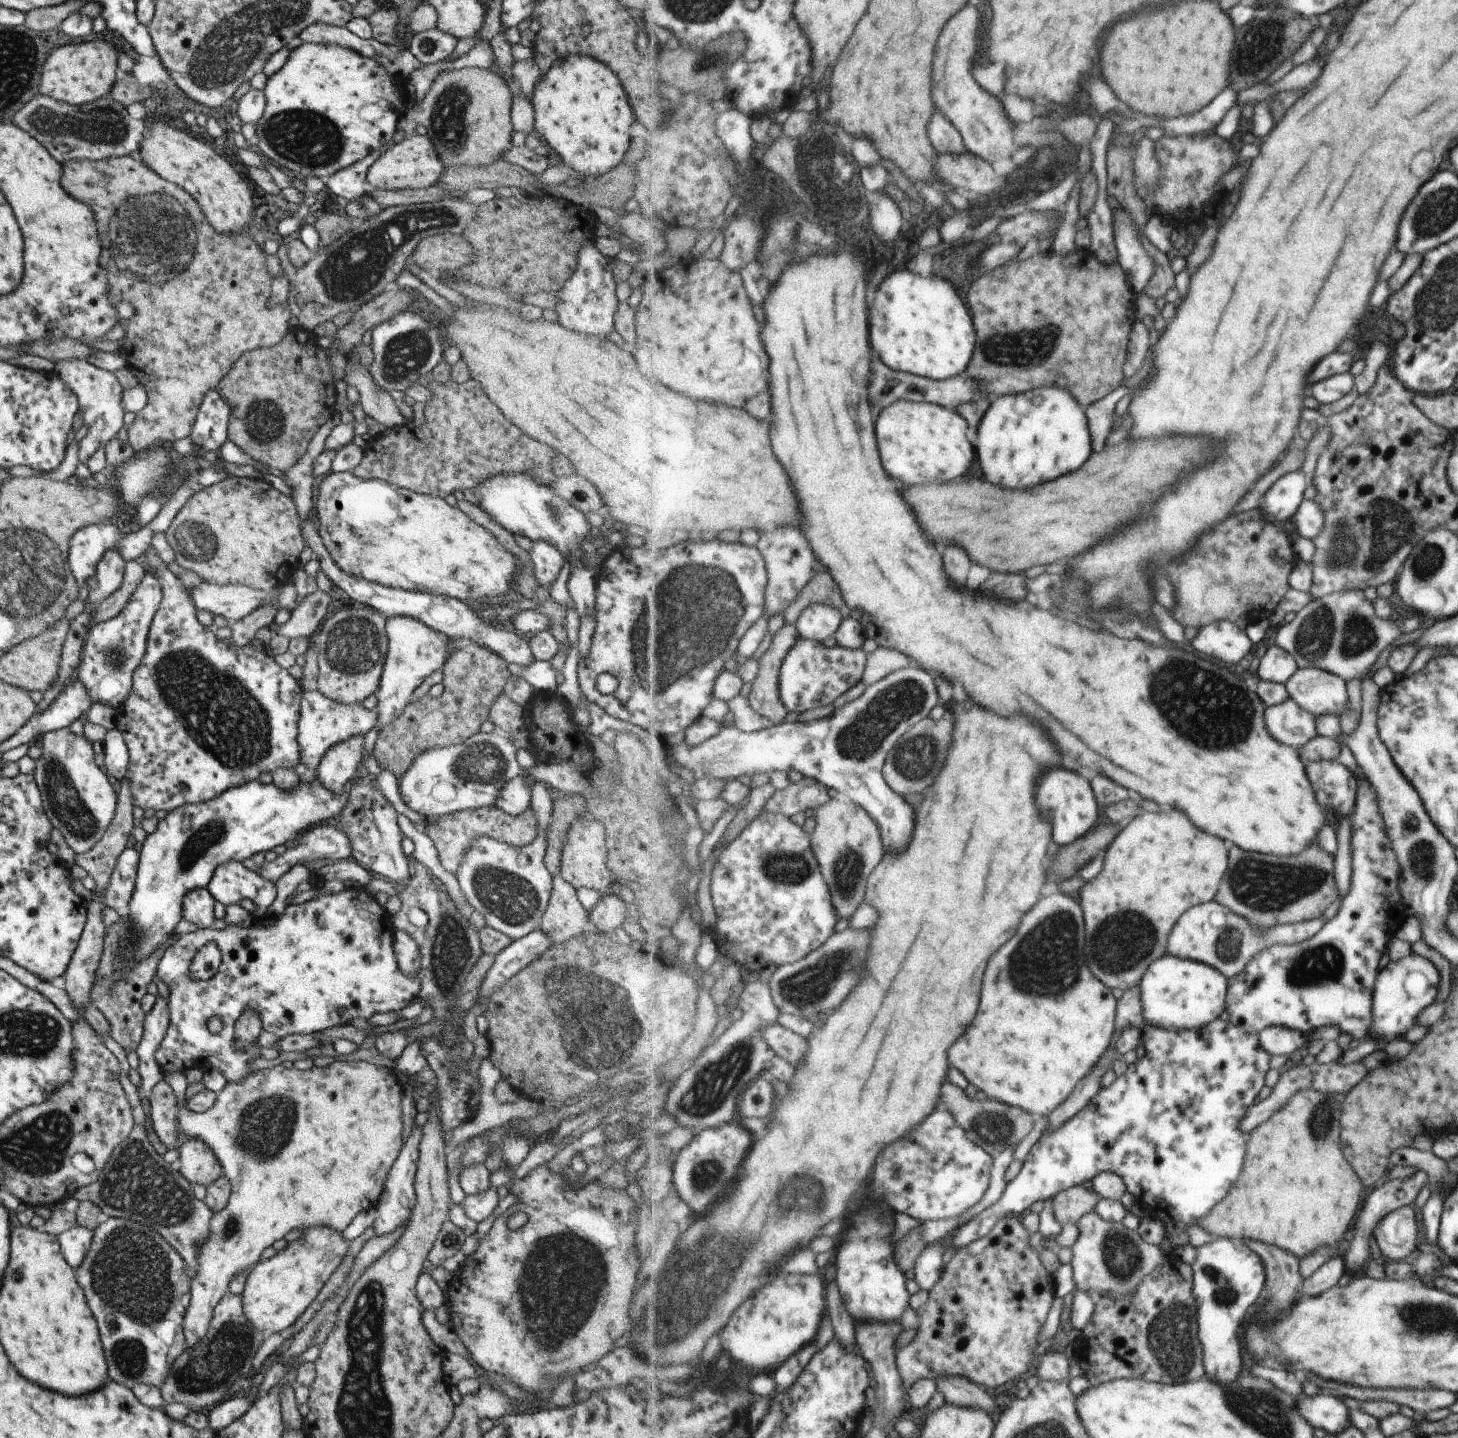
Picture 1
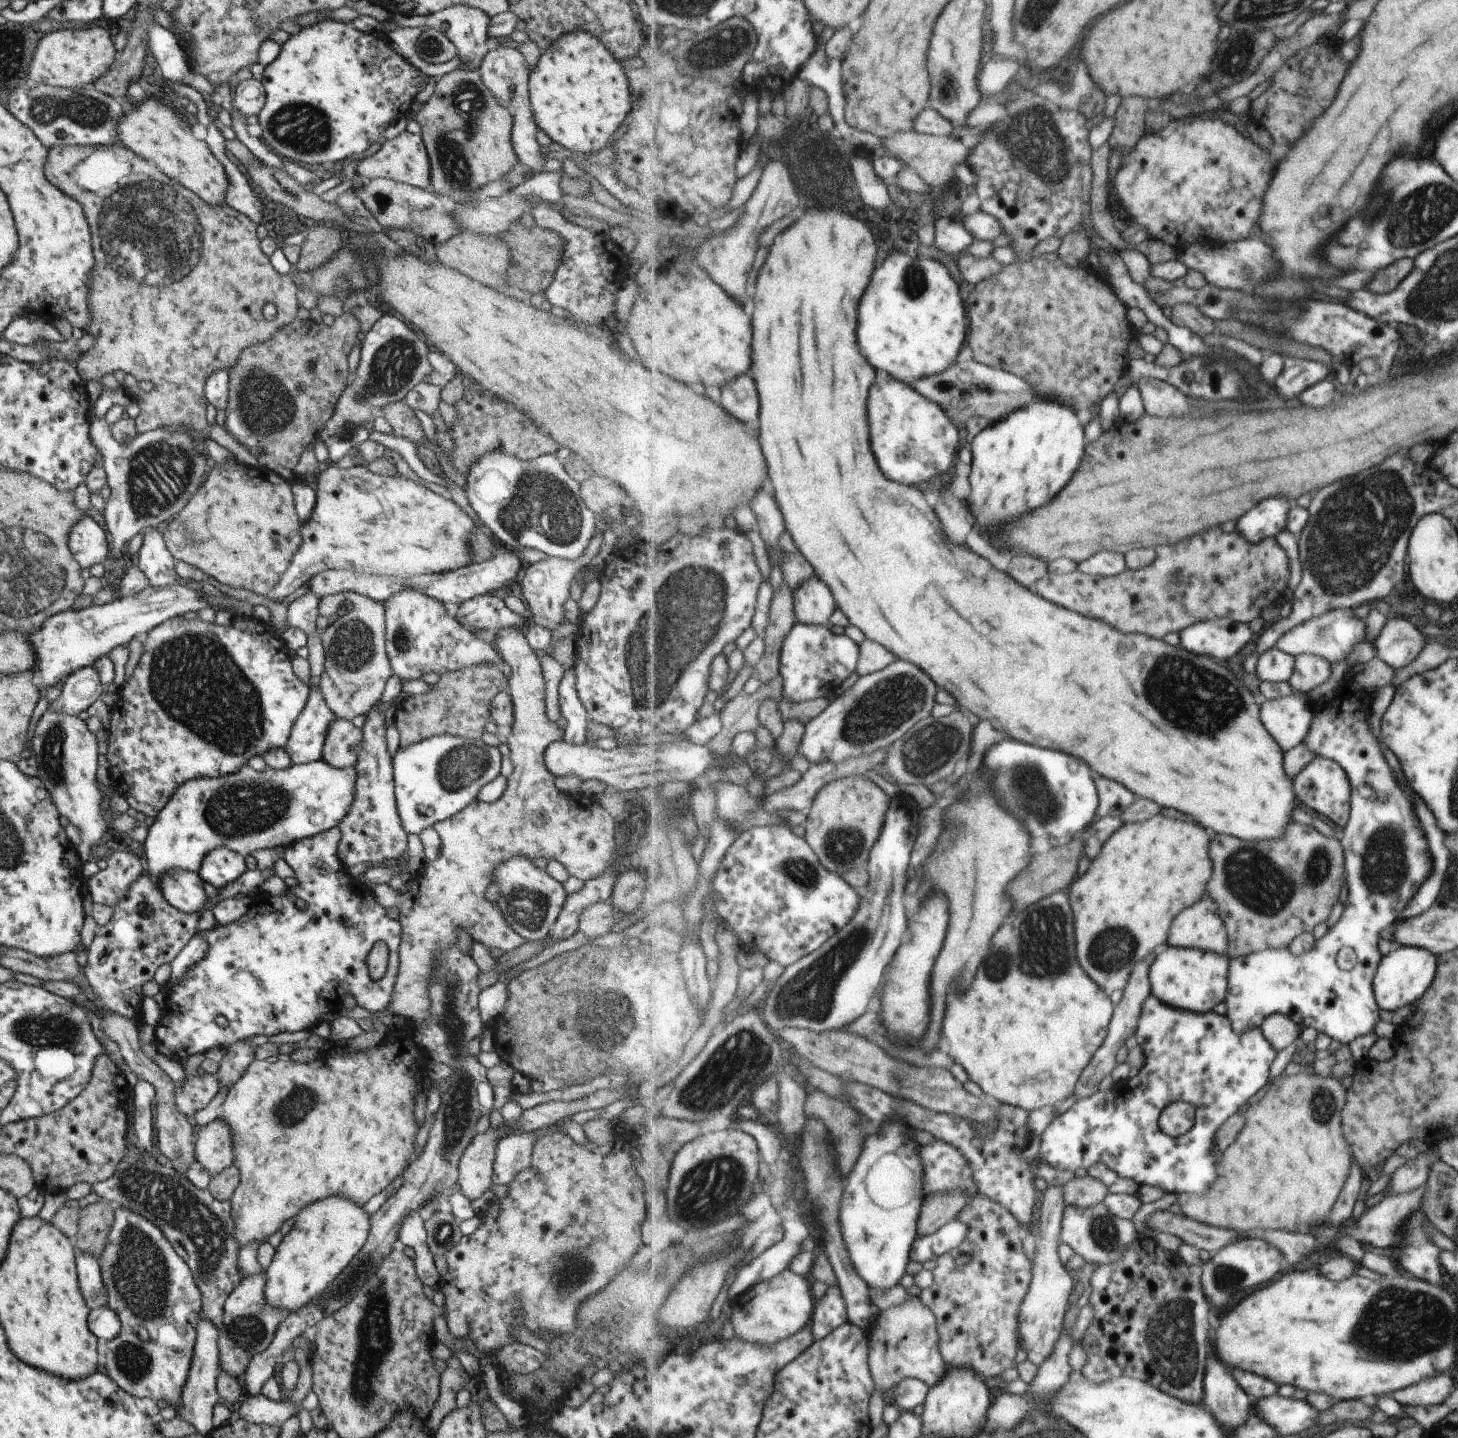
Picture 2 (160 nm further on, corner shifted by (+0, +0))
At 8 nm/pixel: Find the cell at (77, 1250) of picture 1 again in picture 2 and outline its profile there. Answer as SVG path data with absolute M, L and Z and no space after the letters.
M81 1251L74 1253L76 1279L79 1292L89 1310L97 1307L107 1307L108 1300L96 1260Z

